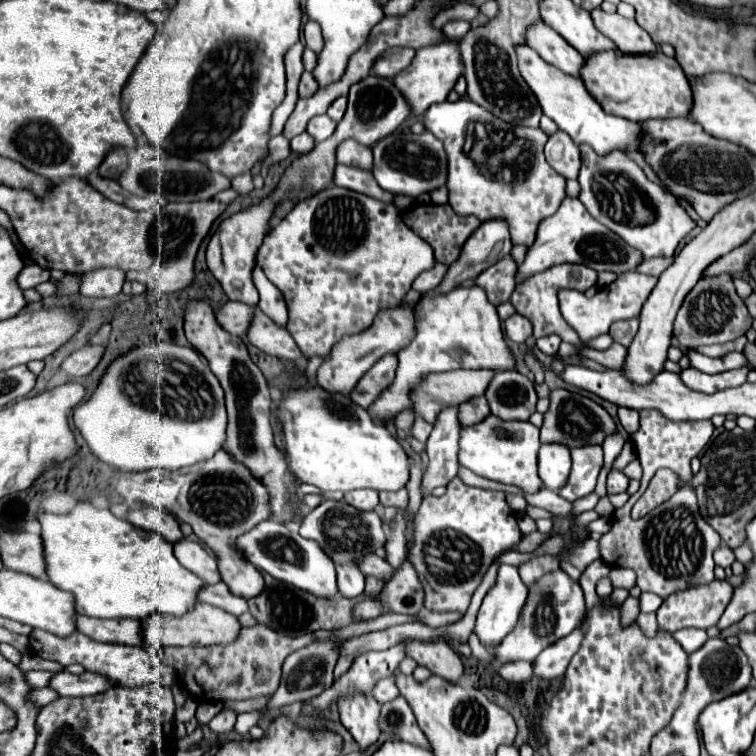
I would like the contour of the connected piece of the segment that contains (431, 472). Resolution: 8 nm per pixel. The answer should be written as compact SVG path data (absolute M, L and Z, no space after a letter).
M458 407L442 409L426 441L426 453L430 457L430 463L422 479L424 495L438 485L448 485L458 475L458 433Z

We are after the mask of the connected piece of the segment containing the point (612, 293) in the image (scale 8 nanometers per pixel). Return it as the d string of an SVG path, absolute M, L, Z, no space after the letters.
M628 271L628 273L622 273L620 279L616 279L616 283L602 287L594 297L586 297L578 289L560 289L558 291L560 313L566 319L566 323L578 333L578 337L588 343L598 335L606 335L612 323L638 317L644 301L648 299L648 295L656 287L656 283L658 283L658 277Z

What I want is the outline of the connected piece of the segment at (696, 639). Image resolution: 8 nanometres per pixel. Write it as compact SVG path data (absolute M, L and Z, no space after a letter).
M680 629L680 631L674 633L674 639L680 641L680 645L686 653L692 653L692 651L696 651L704 645L708 635L702 629Z

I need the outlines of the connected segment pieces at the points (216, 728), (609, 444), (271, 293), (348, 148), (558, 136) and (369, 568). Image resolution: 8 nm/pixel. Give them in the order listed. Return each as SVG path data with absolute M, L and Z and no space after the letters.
M226 709L226 711L220 711L220 713L208 723L208 727L210 727L210 731L214 731L216 735L224 735L224 733L232 731L234 721L236 721L236 713L230 711L230 709Z
M616 433L616 437L610 437L608 441L604 441L602 449L604 449L604 465L606 467L612 467L614 459L620 455L622 451L622 445L624 445L624 437L622 433Z
M258 263L252 271L252 279L260 293L260 303L258 303L260 311L284 327L288 321L288 315L286 315L286 303L284 303L284 297L280 295L280 289L276 289L276 285L264 275L264 271Z
M342 141L336 147L336 161L362 169L372 169L372 149L358 141Z
M556 131L550 135L546 143L548 163L560 171L566 179L576 179L580 171L580 149L572 143L572 139L564 131Z
M378 555L364 557L364 561L360 561L360 569L364 575L372 575L382 581L388 581L392 577L392 565L388 561L380 559Z

